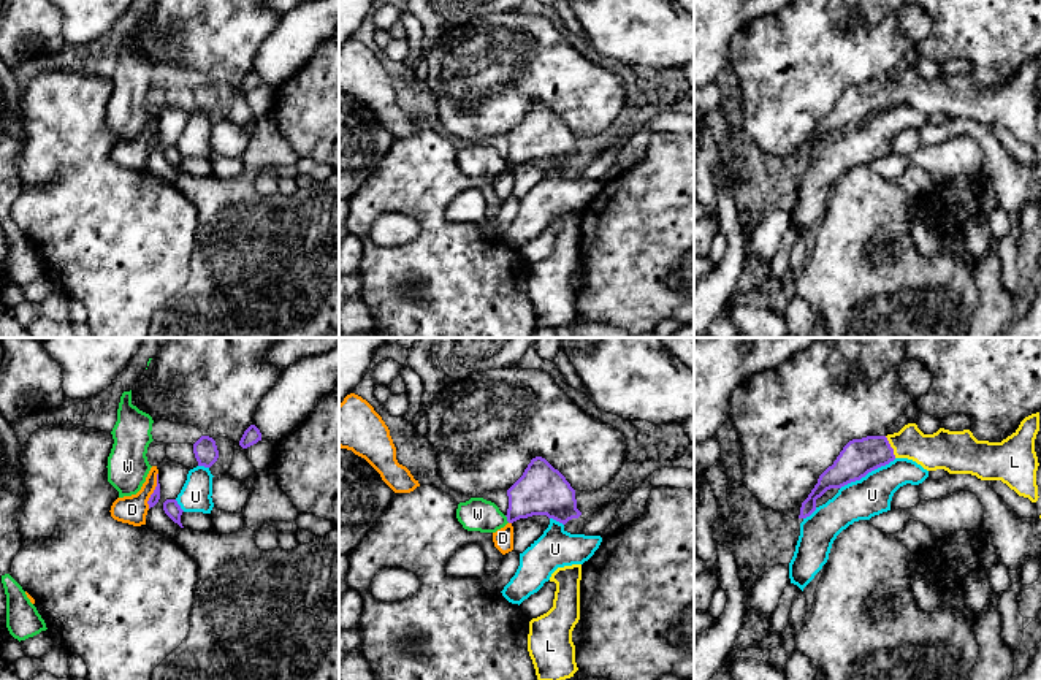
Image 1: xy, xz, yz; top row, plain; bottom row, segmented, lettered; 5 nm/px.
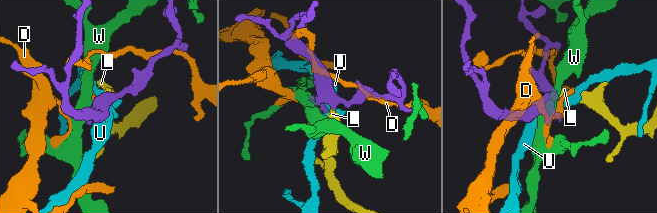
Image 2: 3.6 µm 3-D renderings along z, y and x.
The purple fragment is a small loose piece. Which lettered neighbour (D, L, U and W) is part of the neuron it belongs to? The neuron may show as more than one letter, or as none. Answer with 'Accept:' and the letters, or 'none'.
Accept: L

